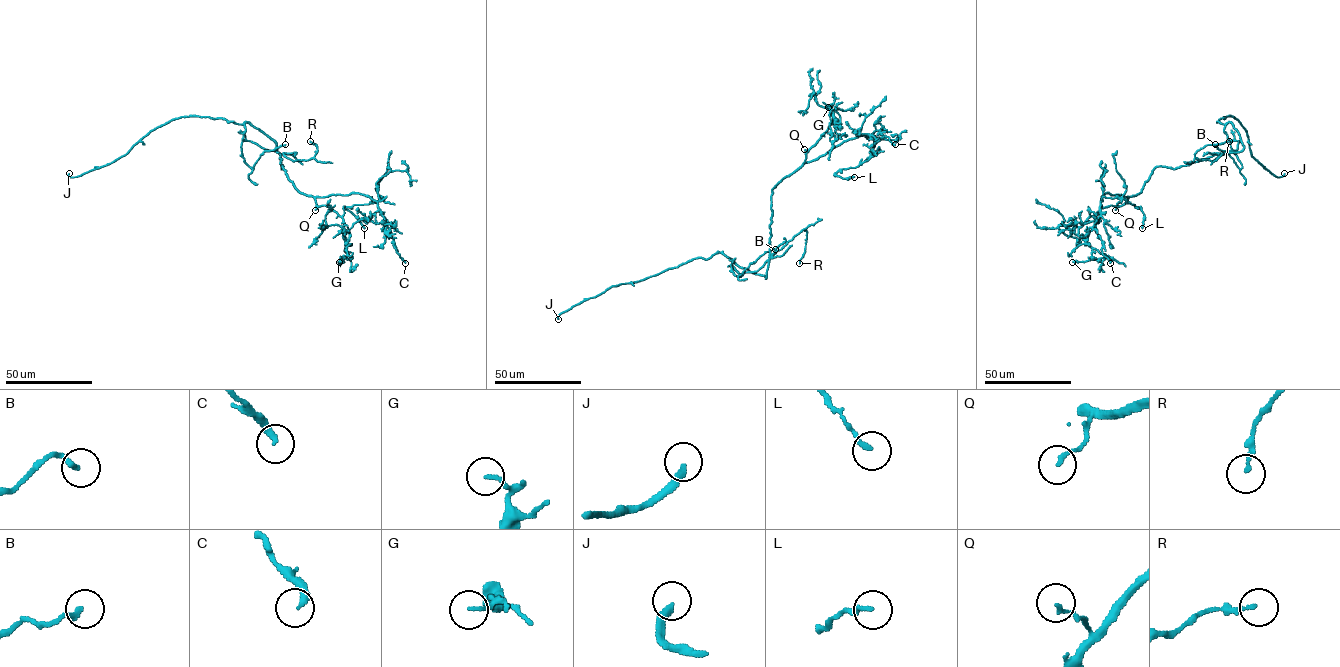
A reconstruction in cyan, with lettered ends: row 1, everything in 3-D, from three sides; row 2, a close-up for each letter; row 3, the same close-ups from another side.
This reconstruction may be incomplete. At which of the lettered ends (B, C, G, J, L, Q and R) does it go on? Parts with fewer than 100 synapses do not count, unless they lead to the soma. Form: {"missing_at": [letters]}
{"missing_at": ["J"]}

